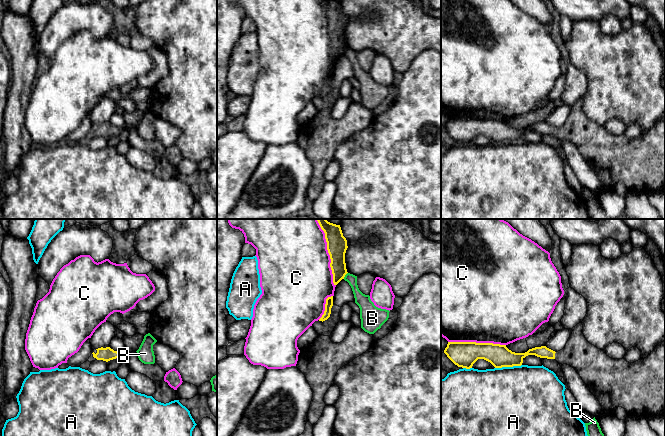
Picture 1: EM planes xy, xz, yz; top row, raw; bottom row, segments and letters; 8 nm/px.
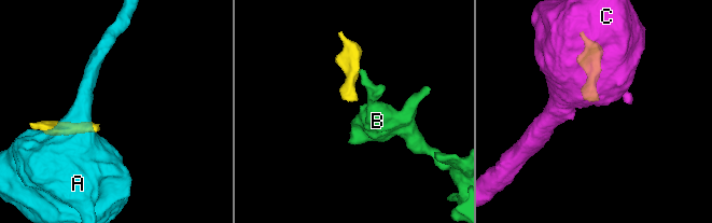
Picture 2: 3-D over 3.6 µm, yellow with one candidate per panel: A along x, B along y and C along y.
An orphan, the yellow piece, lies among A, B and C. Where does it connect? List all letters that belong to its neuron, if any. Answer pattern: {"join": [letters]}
{"join": []}

